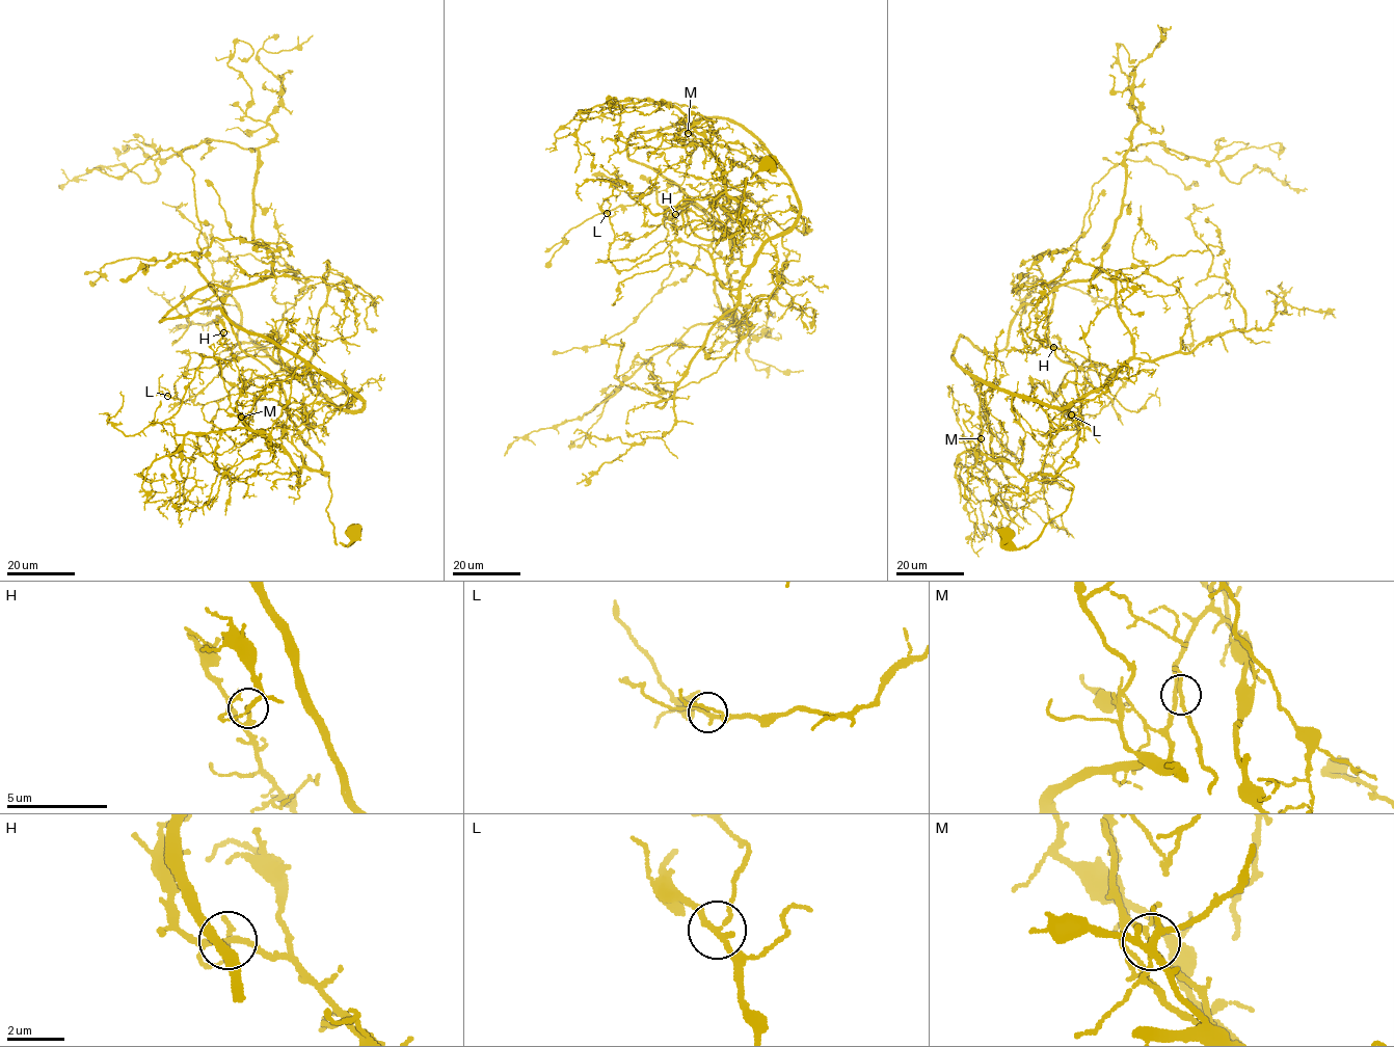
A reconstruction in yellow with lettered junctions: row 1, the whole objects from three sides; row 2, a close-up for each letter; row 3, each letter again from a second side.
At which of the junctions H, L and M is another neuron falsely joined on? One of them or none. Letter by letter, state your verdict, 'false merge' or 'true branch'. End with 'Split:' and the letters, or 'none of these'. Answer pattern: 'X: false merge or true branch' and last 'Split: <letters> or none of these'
H: true branch
L: true branch
M: false merge
Split: M

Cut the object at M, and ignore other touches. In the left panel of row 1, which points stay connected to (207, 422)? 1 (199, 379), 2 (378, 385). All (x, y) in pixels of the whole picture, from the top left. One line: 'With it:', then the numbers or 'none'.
With it: 1, 2

